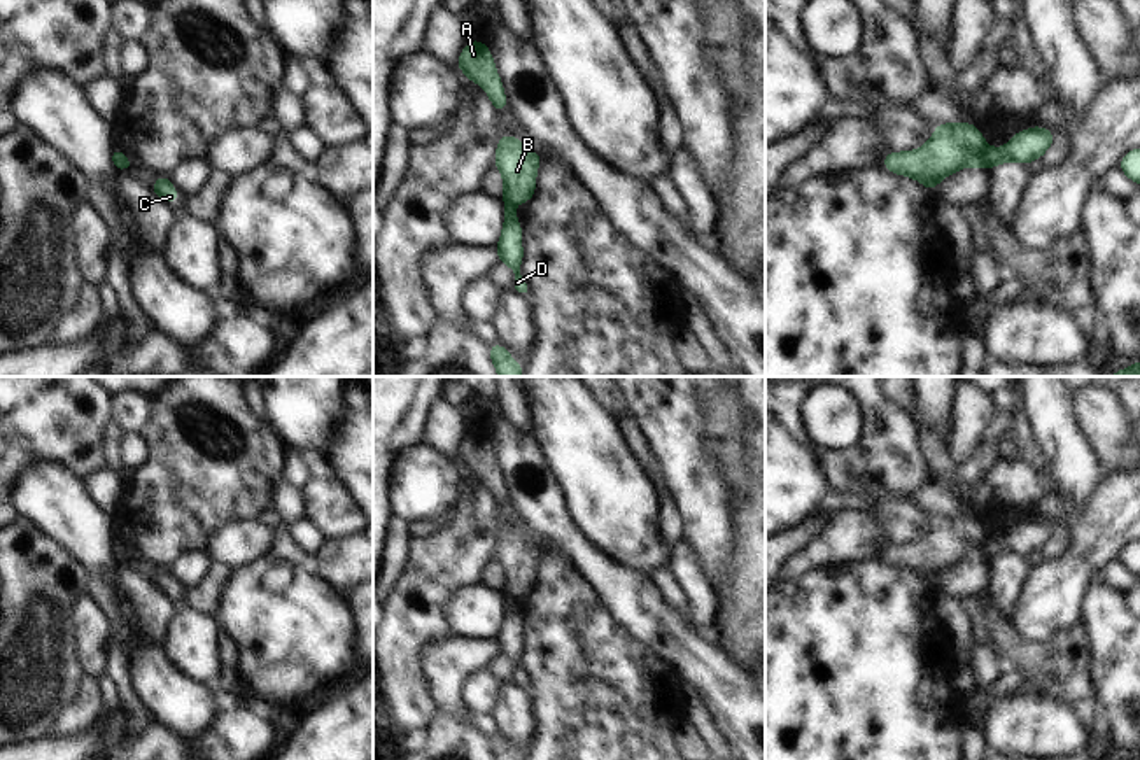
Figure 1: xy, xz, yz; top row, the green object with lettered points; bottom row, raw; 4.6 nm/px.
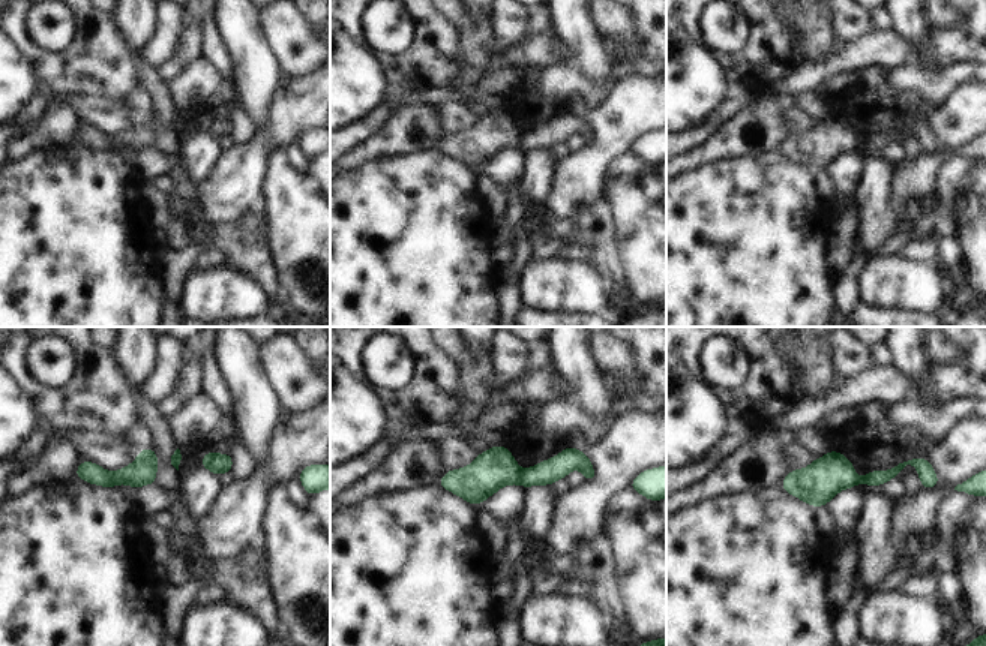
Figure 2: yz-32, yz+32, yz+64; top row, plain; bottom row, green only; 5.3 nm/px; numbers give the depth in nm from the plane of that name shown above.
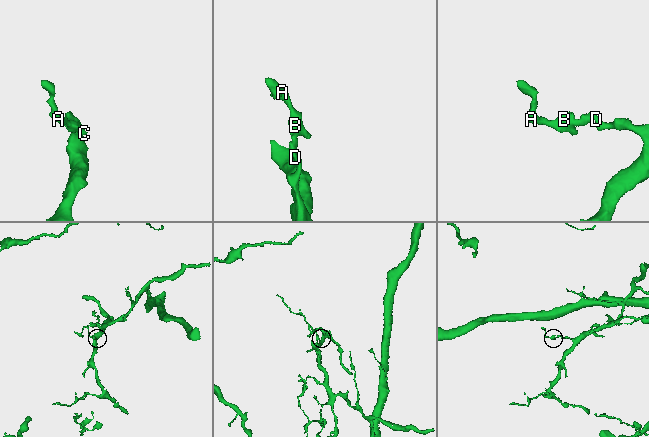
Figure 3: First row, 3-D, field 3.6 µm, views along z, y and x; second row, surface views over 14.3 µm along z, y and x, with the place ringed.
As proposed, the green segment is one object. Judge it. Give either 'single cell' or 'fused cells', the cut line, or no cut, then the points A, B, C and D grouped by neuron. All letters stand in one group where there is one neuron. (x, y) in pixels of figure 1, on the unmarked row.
fused cells; cut yz (988, 540), (979, 559); groups A B C / D

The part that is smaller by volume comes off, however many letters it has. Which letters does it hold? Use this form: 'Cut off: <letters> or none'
Cut off: A, B, C

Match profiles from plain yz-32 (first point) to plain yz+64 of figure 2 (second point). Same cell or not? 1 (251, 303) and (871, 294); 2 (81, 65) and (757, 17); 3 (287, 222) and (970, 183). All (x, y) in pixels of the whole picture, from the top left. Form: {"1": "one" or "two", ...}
{"1": "one", "2": "one", "3": "two"}

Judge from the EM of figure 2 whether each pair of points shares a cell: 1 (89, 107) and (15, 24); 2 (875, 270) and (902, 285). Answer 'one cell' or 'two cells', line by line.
1: two cells
2: one cell

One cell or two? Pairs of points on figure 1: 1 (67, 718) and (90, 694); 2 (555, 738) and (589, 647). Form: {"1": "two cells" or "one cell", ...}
{"1": "one cell", "2": "one cell"}

